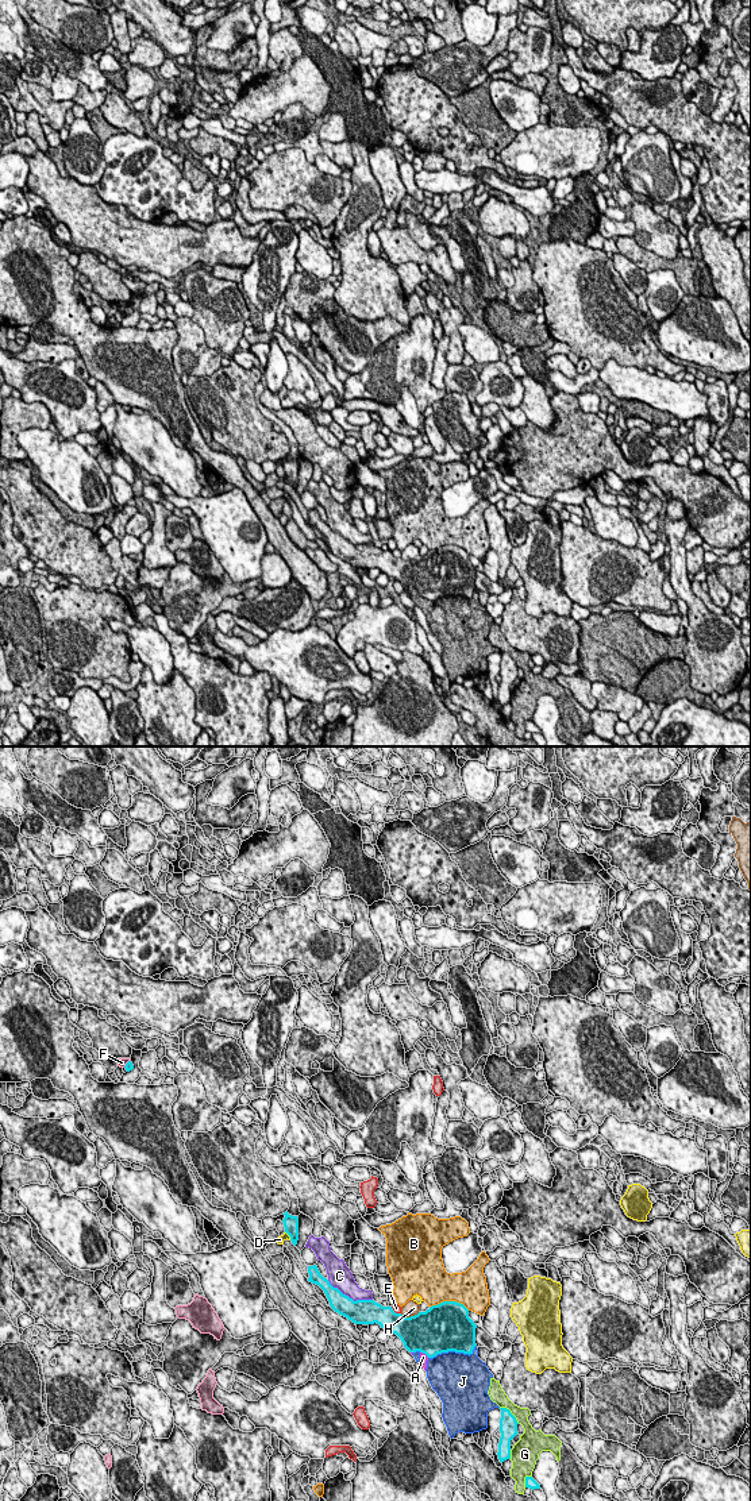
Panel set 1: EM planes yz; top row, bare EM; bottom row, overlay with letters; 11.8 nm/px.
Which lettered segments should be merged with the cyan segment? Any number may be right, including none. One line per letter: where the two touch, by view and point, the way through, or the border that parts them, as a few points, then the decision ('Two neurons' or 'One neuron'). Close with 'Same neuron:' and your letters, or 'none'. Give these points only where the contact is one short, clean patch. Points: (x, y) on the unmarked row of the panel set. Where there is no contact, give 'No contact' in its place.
A: Touches cyan at yz (424, 597). Boundary: yz (420, 595), (428, 601). Two neurons
B: Touches cyan at yz (450, 546). Two neurons
C: Touches cyan at yz (349, 541). Two neurons
D: Touches cyan at yz (288, 478). Two neurons
E: Touches cyan at yz (395, 556). Two neurons
F: Touches cyan at yz (126, 308). Boundary: yz (130, 304), (123, 311). Two neurons
G: Touches cyan at yz (509, 656). Two neurons
H: Touches cyan at yz (411, 560). Two neurons
J: Touches cyan at yz (453, 594). Two neurons
Same neuron: none

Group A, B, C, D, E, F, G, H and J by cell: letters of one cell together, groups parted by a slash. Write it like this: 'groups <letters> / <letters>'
groups A J / B / C / D / E / F / G / H

